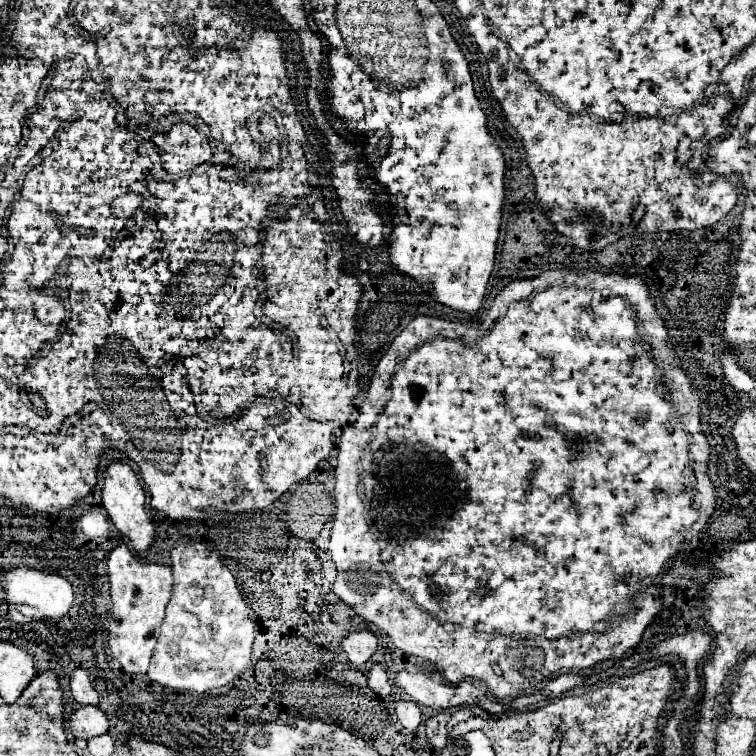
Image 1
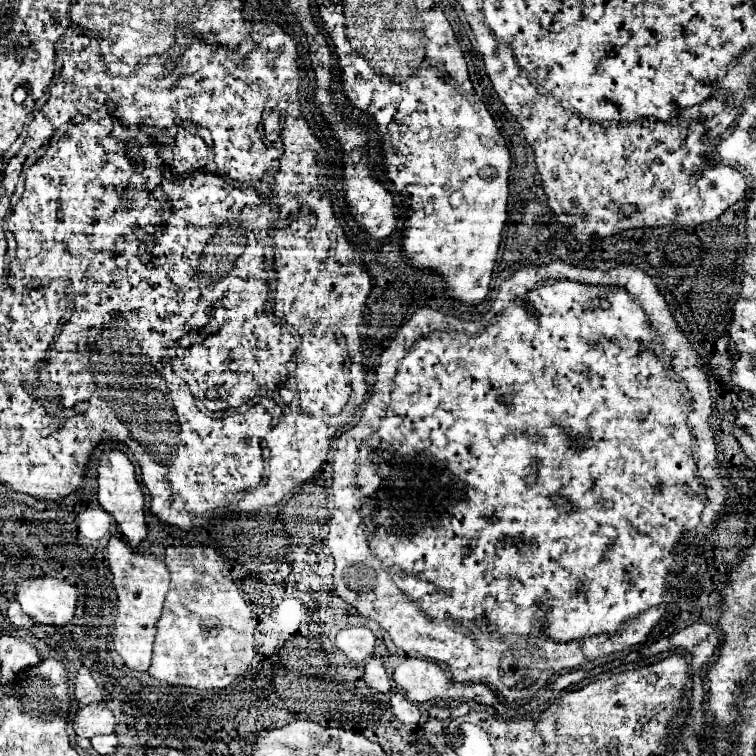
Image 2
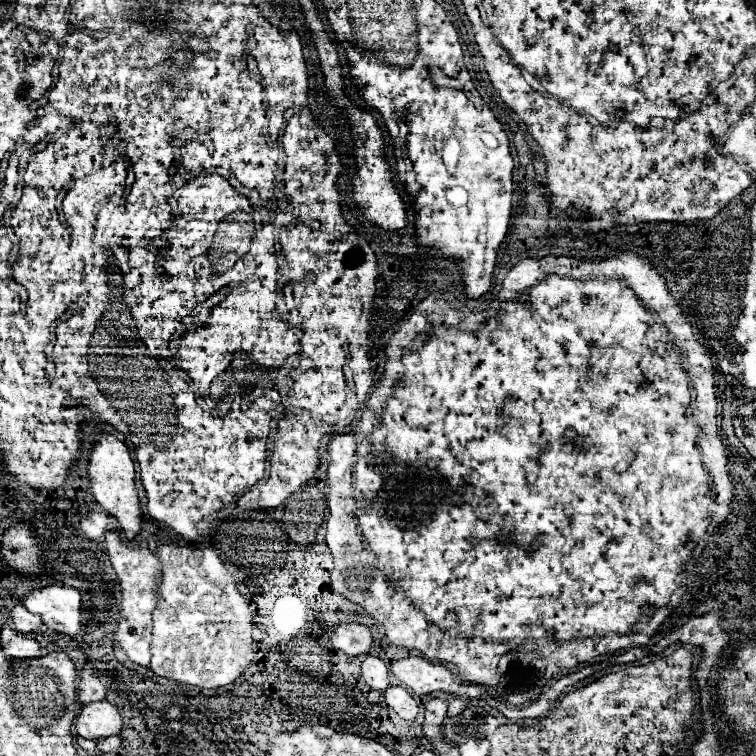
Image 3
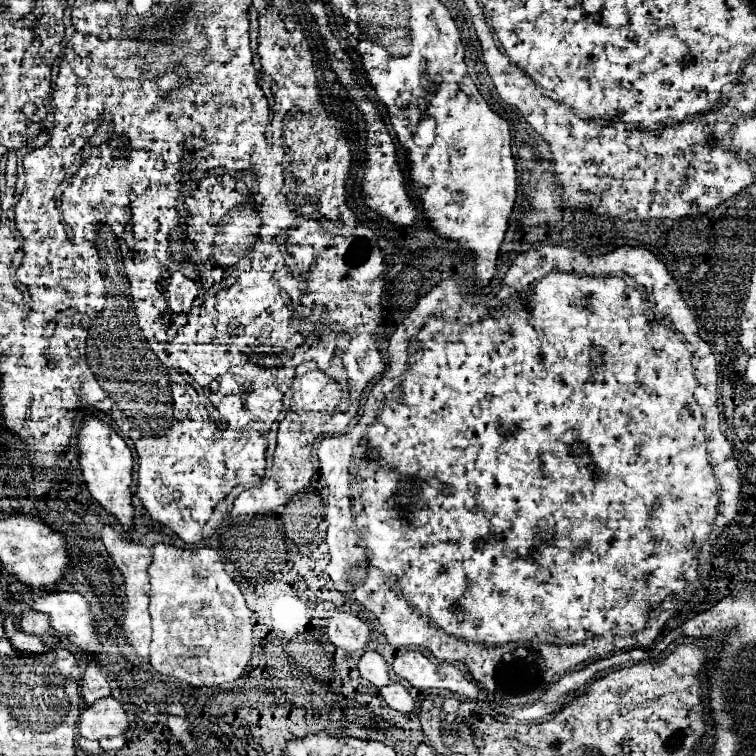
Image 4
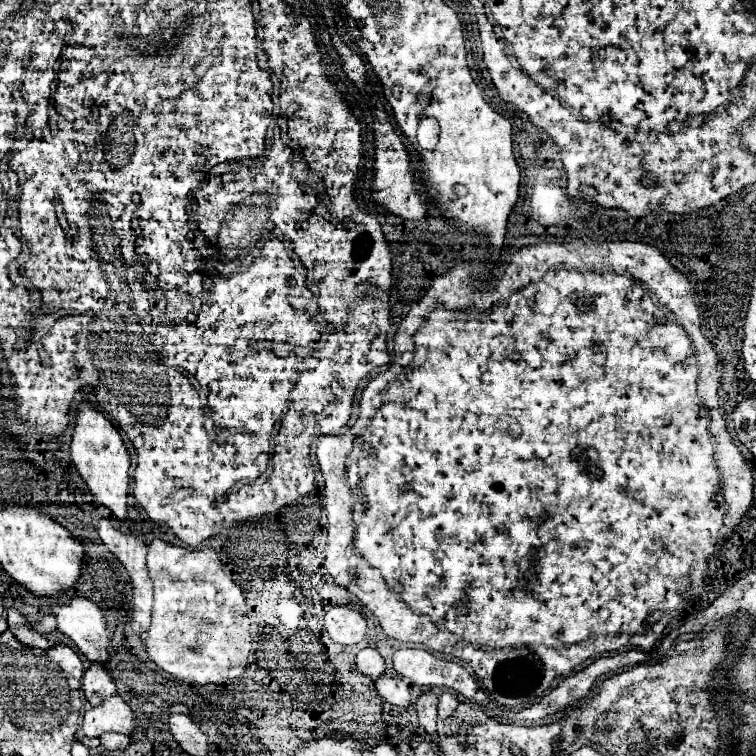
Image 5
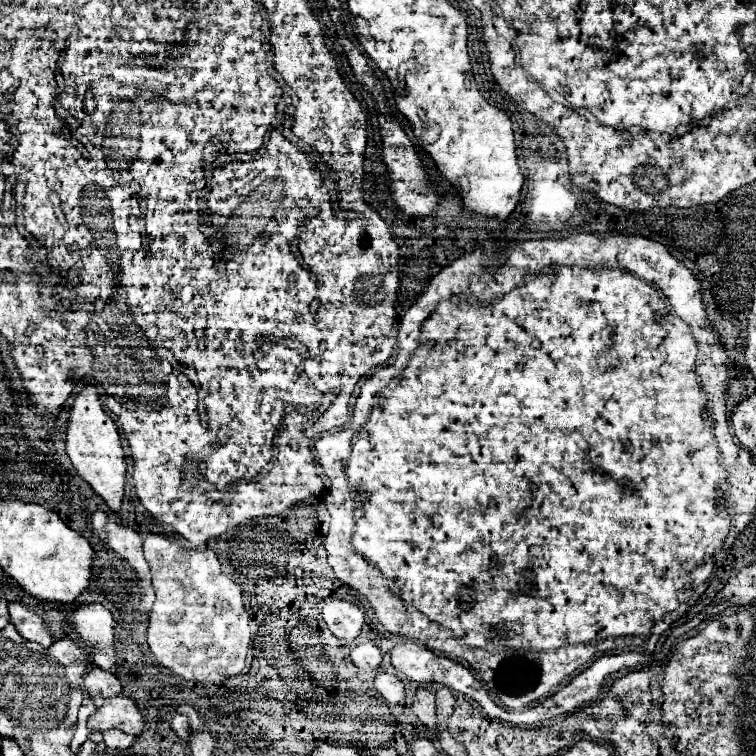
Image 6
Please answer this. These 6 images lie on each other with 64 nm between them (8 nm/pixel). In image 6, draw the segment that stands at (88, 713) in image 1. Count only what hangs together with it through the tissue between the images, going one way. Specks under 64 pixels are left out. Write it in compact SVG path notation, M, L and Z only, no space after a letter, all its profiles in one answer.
M128 696L108 698L94 716L90 716L88 726L92 730L110 730L118 728L126 734L140 734L144 730L144 716L136 702Z

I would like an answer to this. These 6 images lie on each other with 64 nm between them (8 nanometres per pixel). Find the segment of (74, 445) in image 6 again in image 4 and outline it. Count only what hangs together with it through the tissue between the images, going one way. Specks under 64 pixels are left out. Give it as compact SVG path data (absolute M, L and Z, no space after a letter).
M86 414L82 420L82 428L78 432L78 464L84 476L84 482L96 502L100 502L116 520L128 530L132 526L132 452L126 442L116 434L112 426L108 426L102 418L94 414Z

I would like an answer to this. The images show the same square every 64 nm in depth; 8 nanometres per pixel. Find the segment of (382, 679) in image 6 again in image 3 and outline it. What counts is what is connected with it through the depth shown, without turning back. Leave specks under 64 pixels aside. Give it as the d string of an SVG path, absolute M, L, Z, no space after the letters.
M390 686L388 690L384 690L383 694L388 706L394 708L400 714L400 718L414 720L418 716L420 706L418 706L416 698L410 696L402 686Z

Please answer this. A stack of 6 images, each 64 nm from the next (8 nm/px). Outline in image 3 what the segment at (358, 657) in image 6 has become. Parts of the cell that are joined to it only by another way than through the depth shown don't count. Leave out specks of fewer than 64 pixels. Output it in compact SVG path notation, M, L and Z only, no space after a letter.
M366 656L366 658L376 658L376 660L374 662L362 662L362 678L372 688L386 690L390 686L390 678L388 678L386 664L378 656Z

